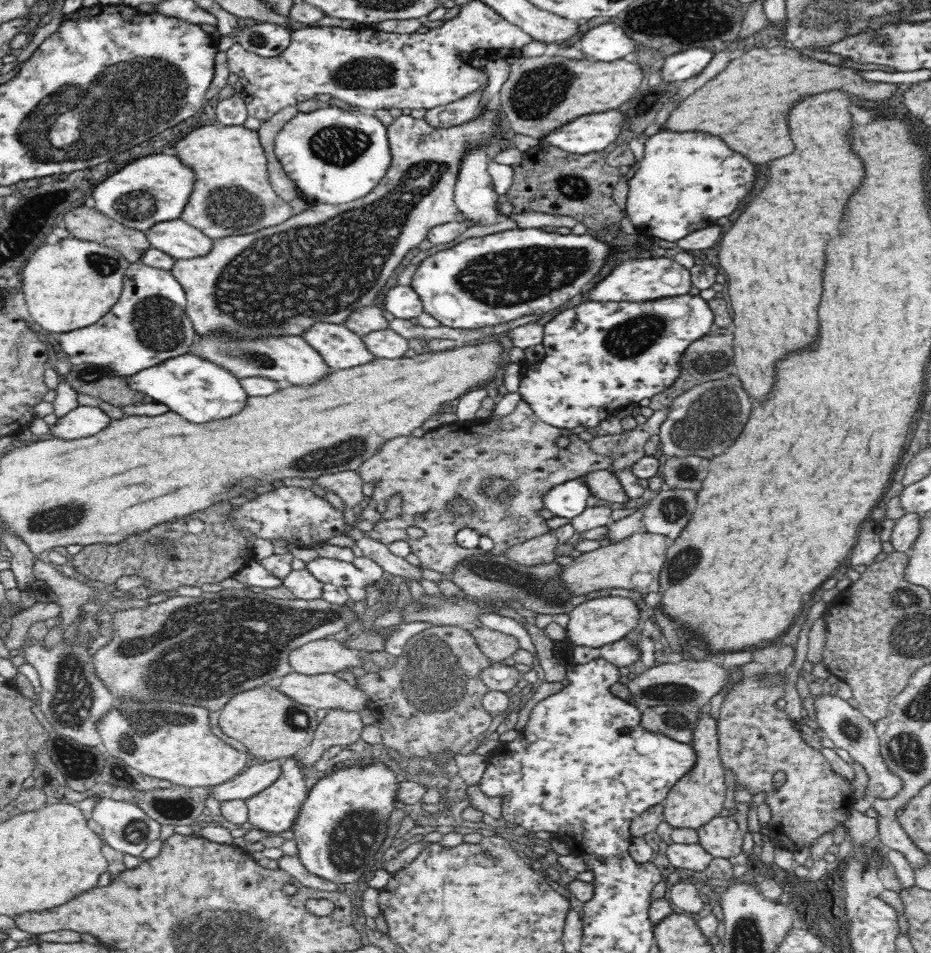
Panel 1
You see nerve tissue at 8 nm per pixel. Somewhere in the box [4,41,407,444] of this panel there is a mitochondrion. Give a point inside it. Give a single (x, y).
(129, 103)

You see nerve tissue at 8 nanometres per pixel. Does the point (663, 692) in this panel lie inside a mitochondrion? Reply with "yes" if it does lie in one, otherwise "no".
yes

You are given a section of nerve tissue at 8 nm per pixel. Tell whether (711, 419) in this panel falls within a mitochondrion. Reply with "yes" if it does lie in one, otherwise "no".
yes

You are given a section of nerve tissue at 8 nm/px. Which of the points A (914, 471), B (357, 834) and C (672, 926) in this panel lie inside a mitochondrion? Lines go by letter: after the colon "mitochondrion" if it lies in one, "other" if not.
A: other
B: mitochondrion
C: other

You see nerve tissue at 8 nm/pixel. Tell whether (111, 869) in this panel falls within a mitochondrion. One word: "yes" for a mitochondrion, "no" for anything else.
no

